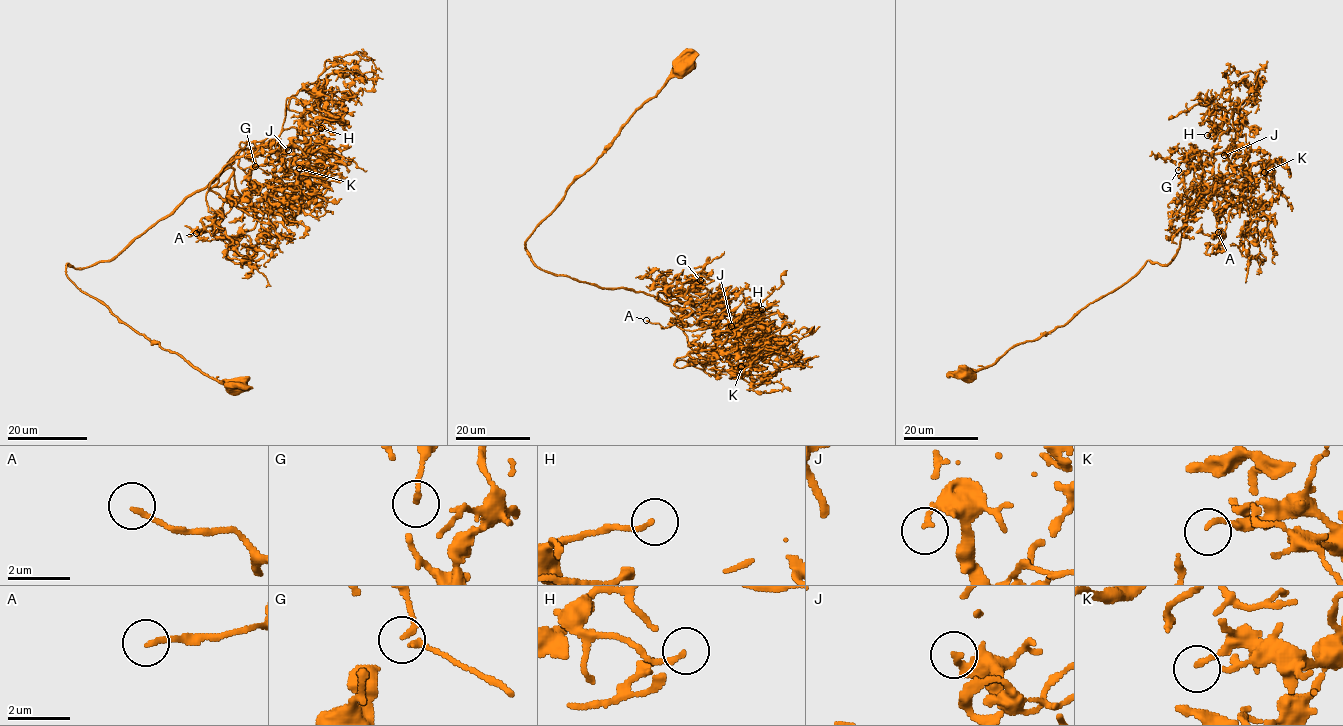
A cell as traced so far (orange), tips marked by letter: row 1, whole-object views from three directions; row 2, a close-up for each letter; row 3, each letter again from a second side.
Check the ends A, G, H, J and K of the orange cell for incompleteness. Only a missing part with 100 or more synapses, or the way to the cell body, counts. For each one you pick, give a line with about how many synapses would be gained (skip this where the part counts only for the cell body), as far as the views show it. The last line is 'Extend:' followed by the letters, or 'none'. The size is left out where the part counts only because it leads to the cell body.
A: about 120 synapses
Extend: A

